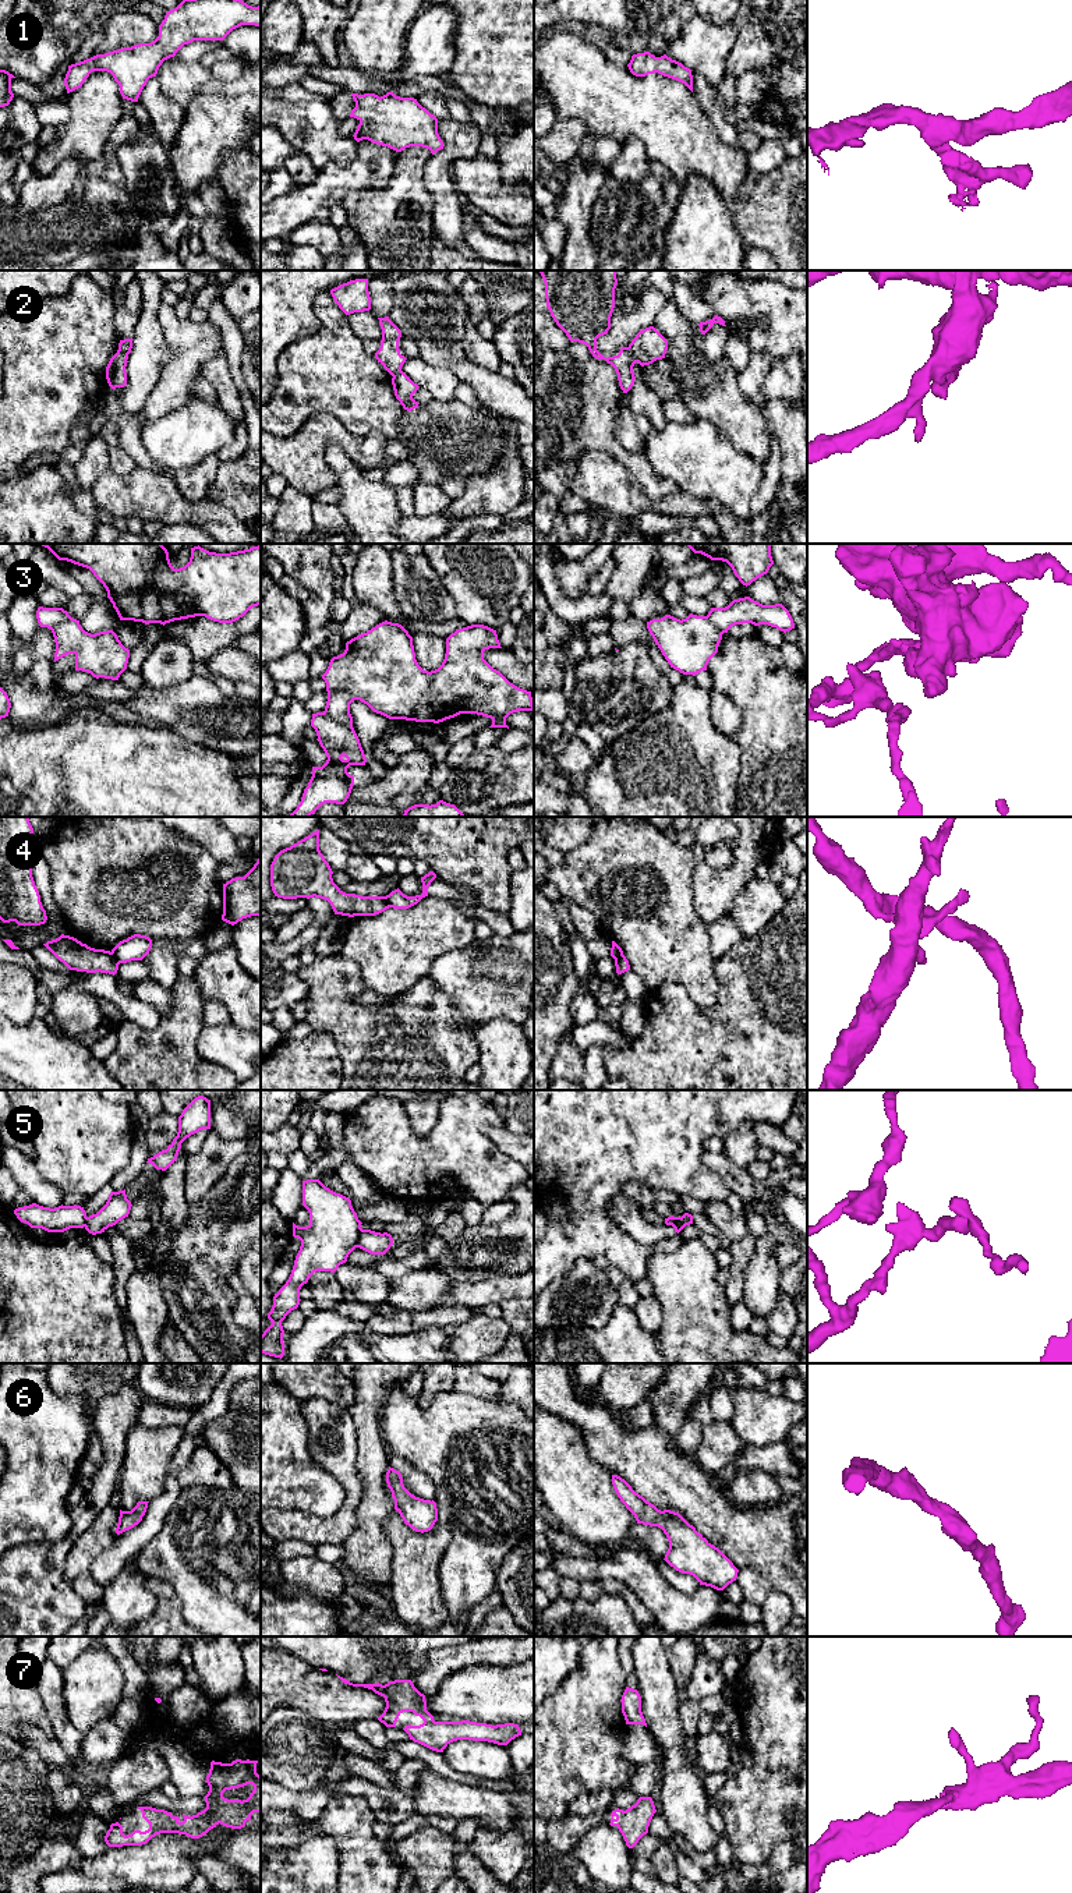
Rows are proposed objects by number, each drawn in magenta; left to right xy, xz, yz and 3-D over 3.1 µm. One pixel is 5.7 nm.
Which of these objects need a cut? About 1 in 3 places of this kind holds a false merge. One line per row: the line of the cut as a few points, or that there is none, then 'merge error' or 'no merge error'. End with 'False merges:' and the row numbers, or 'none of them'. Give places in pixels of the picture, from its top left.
1: cut none; no merge error
2: cut yz (628, 347), (639, 361); merge error
3: cut xz (324, 711), (328, 717), (351, 728); merge error
4: cut xy (110, 952), (120, 962); merge error
5: cut xz (363, 1230), (357, 1246); merge error
6: cut none; no merge error
7: cut none; no merge error
False merges: 2, 3, 4, 5

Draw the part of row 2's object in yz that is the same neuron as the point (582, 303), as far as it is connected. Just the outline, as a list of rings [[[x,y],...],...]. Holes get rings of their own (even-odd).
[[[538,270],[545,283],[546,307],[556,325],[566,333],[570,342],[579,342],[588,347],[592,357],[605,360],[616,374],[619,386],[627,393],[634,385],[633,367],[638,360],[629,347],[622,347],[618,355],[605,358],[597,350],[597,339],[611,329],[611,316],[615,308],[616,270]]]

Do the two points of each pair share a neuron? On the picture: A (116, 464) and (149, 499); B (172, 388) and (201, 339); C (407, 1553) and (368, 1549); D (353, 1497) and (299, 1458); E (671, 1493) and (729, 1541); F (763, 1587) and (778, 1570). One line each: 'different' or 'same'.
A: different
B: same
C: different
D: different
E: same
F: different

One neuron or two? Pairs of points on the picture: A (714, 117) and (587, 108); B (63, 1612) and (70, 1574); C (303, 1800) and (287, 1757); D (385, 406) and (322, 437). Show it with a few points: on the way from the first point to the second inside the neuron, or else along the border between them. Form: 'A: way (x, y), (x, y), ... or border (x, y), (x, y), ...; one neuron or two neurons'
A: border (692, 92), (714, 131), (726, 144); two neurons
B: border (71, 1549), (64, 1563), (64, 1578), (69, 1582); two neurons
C: border (275, 1782), (290, 1790), (311, 1790), (315, 1787); two neurons
D: border (312, 414), (331, 413), (350, 432), (375, 435); two neurons

